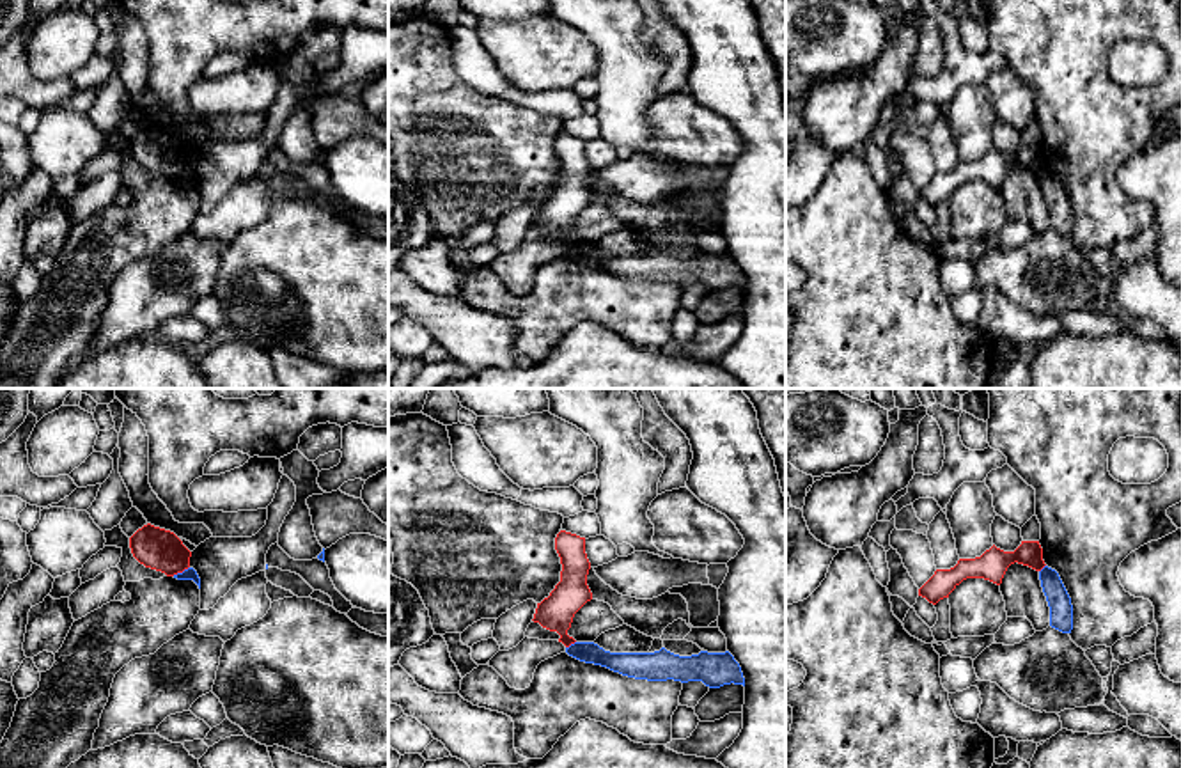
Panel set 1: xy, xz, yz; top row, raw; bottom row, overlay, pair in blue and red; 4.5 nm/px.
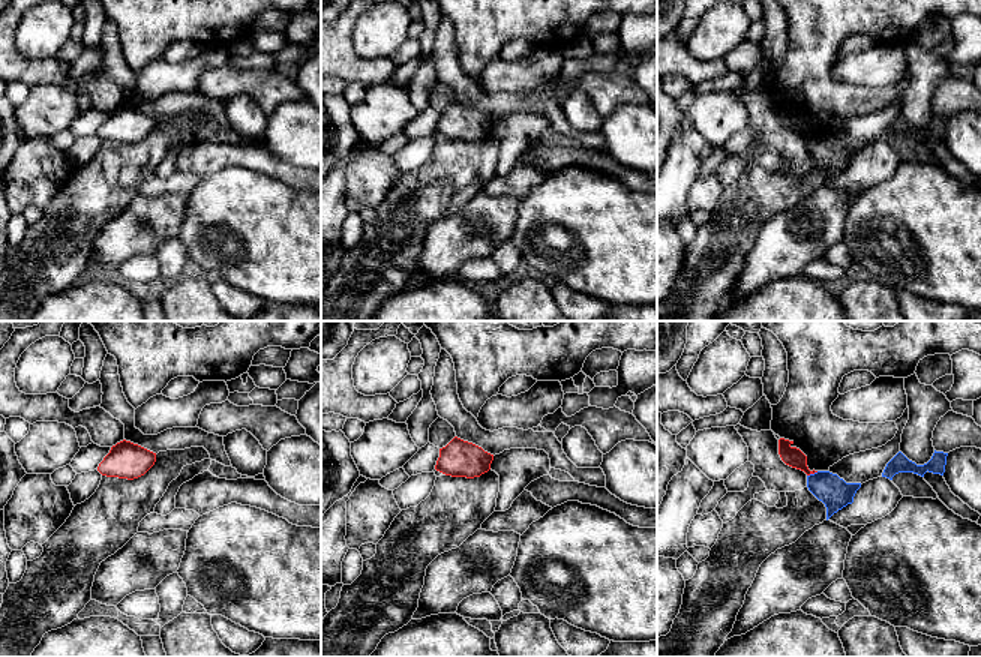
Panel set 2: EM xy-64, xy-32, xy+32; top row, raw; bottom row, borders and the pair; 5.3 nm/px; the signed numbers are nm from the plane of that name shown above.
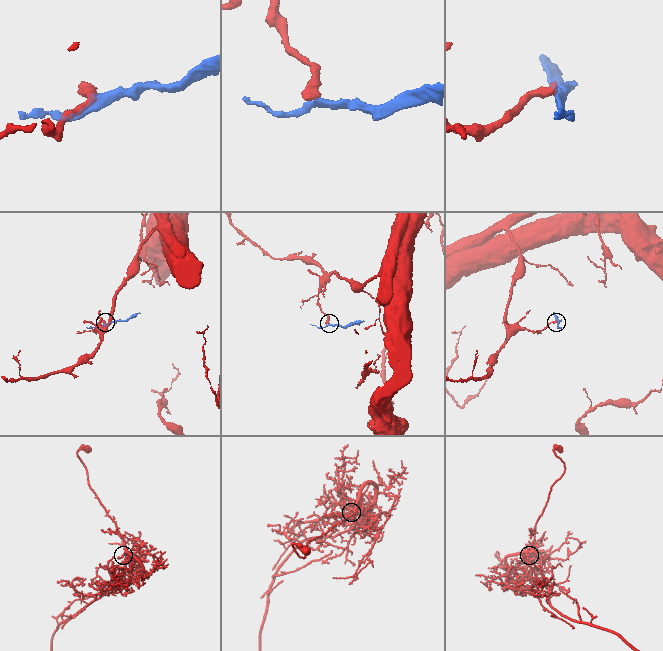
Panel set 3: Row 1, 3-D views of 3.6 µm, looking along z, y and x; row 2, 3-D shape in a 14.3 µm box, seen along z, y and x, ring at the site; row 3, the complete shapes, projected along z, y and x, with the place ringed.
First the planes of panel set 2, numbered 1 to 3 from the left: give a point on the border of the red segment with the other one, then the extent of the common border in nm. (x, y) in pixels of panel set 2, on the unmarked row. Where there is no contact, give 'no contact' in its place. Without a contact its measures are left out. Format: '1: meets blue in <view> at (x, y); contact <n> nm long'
1: no contact
2: no contact
3: meets blue in xy+32 at (812, 138); contact 70 nm long

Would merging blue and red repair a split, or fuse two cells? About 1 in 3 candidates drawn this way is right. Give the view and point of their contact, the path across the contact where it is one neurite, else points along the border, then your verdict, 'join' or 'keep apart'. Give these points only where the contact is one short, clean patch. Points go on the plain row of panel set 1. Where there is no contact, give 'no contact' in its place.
contact xy (179, 176); border xy (188, 169), (172, 178); keep apart

